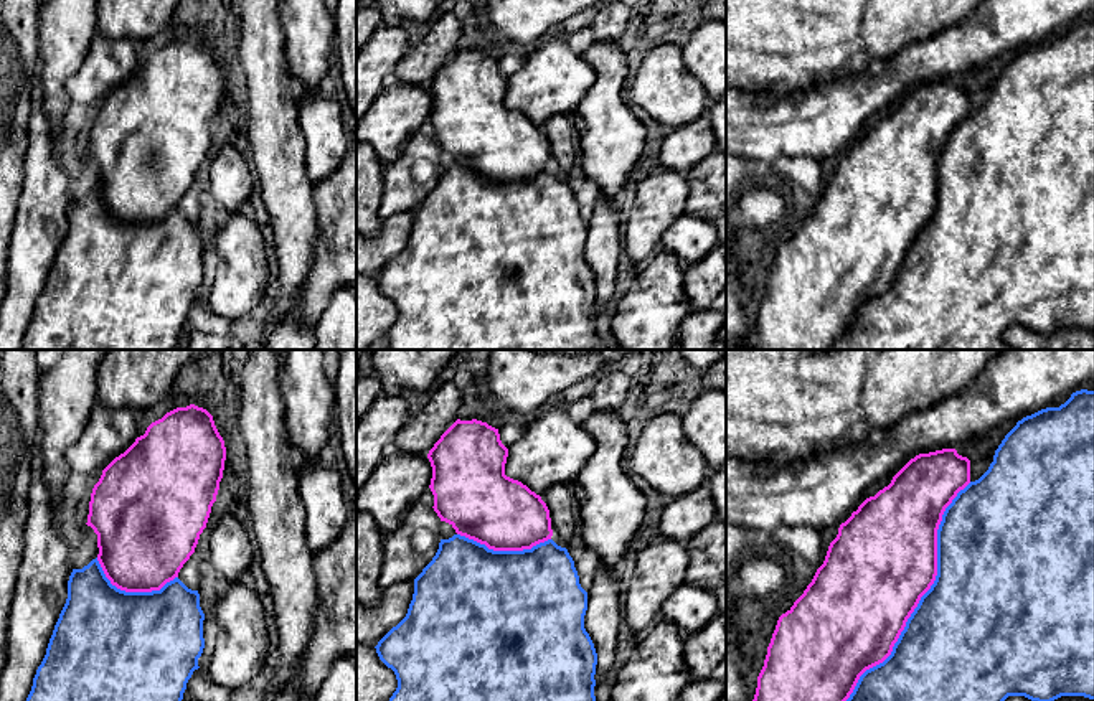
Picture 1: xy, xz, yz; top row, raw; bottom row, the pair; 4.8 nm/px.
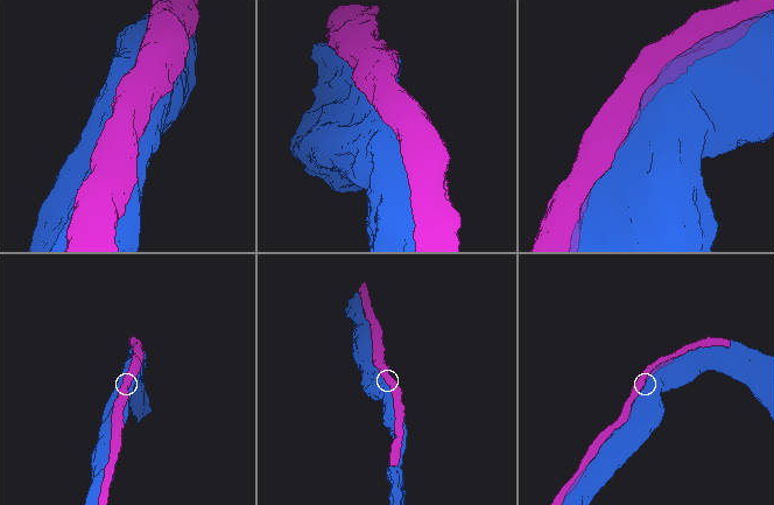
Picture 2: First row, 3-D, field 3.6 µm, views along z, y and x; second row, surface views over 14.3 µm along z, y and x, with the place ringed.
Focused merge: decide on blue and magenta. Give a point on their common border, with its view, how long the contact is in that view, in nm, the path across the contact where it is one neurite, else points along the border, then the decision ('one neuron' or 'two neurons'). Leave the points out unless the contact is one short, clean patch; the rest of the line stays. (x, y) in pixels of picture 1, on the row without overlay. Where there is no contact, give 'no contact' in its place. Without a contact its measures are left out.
contact yz (918, 235); length 1350 nm; one neuron

